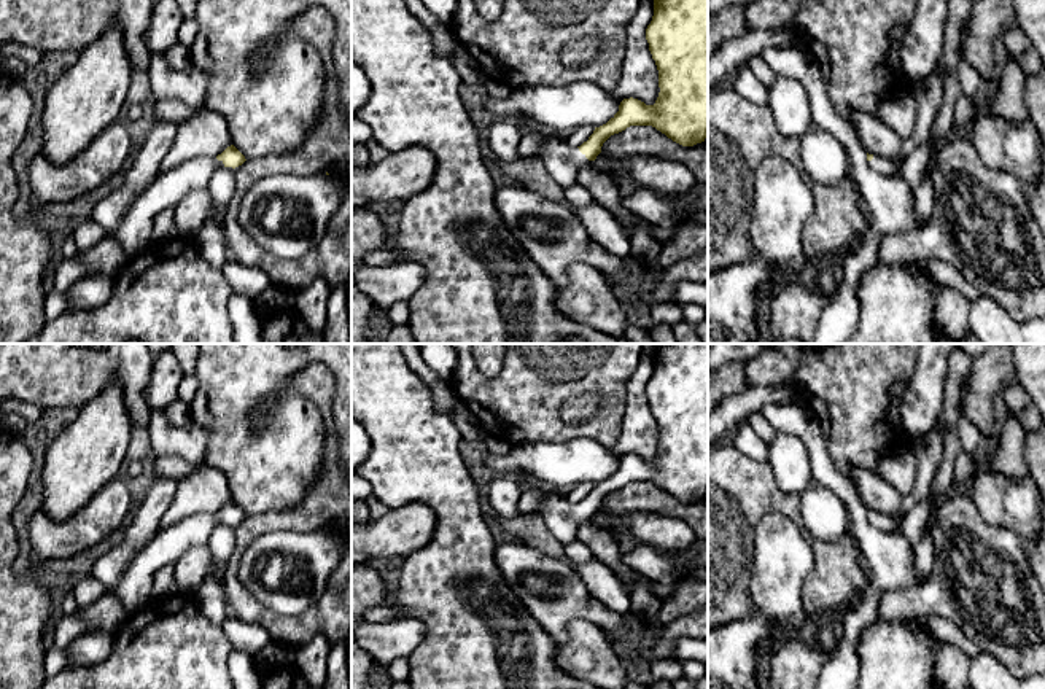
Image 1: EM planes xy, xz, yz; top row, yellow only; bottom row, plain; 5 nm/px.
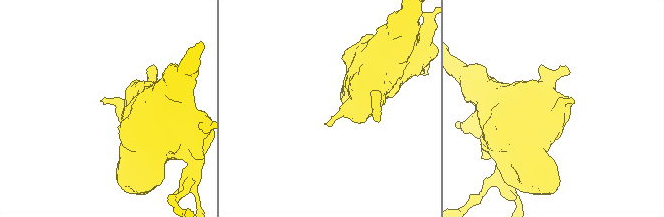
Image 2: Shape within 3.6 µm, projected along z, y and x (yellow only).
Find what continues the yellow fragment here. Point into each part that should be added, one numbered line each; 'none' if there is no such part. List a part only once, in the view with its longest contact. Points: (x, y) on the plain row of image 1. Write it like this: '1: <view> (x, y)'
1: xz (562, 517)

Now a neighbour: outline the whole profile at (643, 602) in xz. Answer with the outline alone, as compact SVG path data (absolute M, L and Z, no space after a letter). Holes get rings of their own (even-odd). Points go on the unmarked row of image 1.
M590 517L577 527L576 538L587 544L593 557L609 566L624 584L631 586L630 614L655 619L662 606L662 598L651 590L647 579L636 574L622 562L619 543L614 535L601 527L595 517Z

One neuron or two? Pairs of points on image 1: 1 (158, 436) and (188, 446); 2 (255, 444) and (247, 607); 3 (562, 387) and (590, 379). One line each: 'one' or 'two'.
1: one
2: two
3: one

